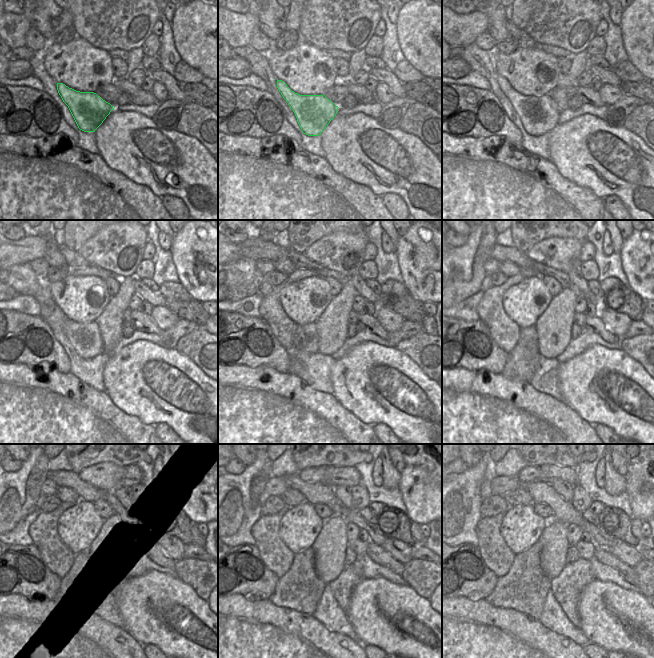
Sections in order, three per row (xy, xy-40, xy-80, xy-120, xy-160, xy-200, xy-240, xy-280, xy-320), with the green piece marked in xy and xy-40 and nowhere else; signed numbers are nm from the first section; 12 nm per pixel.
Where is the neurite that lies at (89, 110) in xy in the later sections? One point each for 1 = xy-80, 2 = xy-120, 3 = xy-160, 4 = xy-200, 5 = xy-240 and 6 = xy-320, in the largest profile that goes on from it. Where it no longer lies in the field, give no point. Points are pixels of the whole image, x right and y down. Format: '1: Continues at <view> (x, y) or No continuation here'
1: Continues at xy-80 (538, 115)
2: Continues at xy-120 (86, 339)
3: Continues at xy-160 (306, 338)
4: Continues at xy-200 (486, 284)
5: Continues at xy-240 (41, 498)
6: Continues at xy-320 (485, 489)

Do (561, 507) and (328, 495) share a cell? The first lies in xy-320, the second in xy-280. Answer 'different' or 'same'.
same

